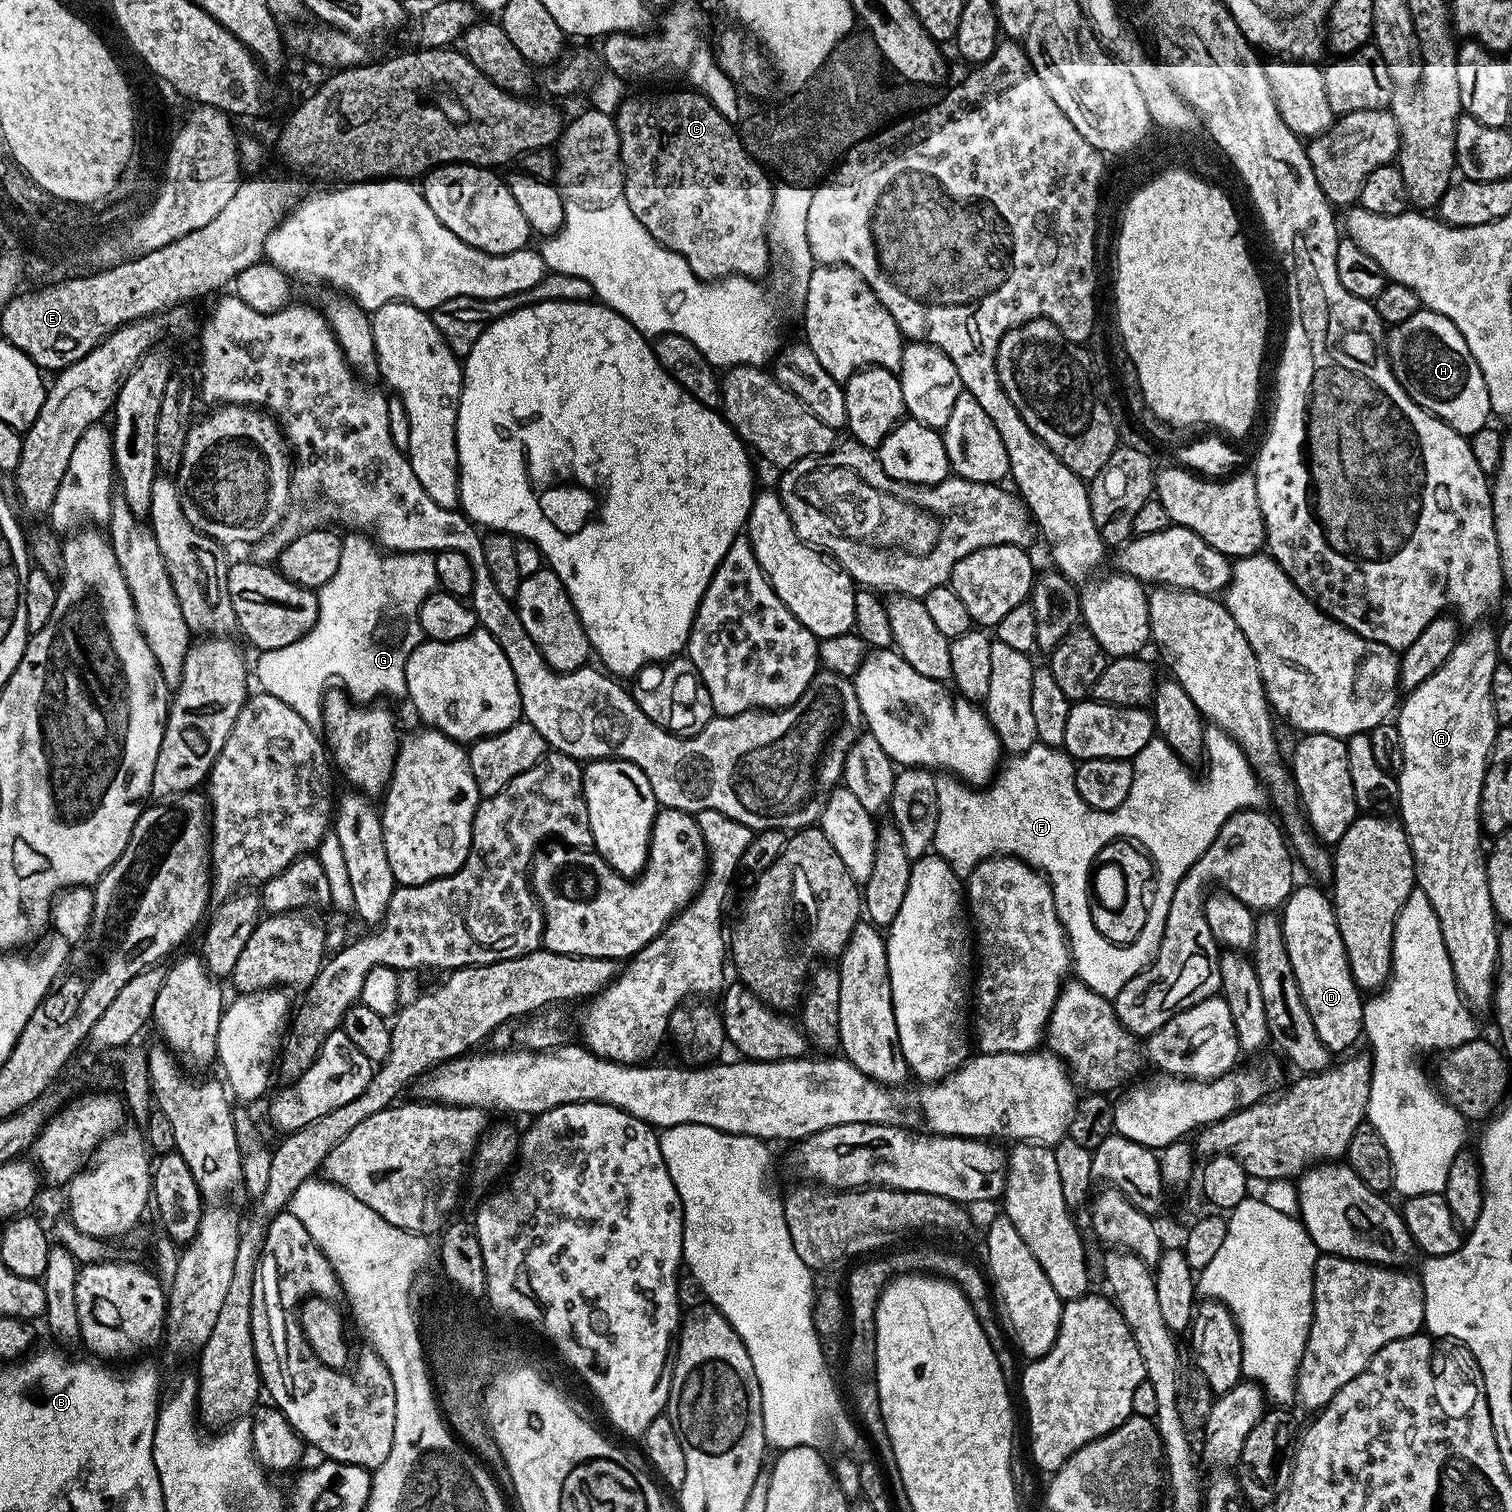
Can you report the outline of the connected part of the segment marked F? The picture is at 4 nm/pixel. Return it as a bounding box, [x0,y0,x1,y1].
[932,726,1266,998]

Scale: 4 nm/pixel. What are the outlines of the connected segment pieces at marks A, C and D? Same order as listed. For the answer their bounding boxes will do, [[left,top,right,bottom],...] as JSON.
[[1395,626,1500,1010],[614,90,773,282],[1282,886,1364,1053]]

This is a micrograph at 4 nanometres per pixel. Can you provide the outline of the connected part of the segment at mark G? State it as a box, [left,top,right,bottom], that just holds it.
[254,534,438,726]

